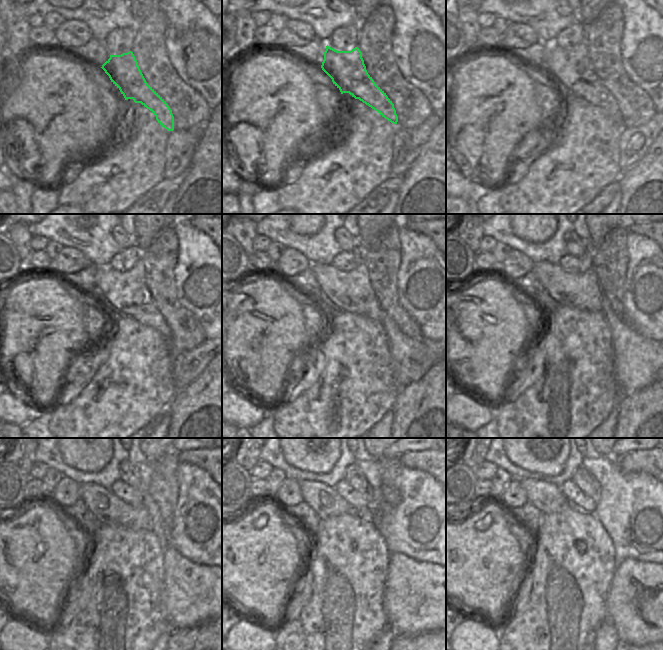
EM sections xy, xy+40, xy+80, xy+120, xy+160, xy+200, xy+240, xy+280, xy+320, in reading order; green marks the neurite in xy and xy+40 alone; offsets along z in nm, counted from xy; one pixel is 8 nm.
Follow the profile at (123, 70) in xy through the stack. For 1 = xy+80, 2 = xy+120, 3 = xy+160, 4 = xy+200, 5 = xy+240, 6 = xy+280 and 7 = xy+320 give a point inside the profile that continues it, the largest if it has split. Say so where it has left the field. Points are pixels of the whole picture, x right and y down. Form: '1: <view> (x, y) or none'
1: xy+80 (571, 69)
2: xy+120 (125, 292)
3: xy+160 (351, 291)
4: xy+200 (580, 290)
5: xy+240 (108, 509)
6: xy+280 (324, 499)
7: xy+320 (547, 497)

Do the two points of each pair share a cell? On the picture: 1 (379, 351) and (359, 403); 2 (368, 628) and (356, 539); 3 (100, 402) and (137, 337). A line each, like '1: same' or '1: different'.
1: same
2: same
3: same

